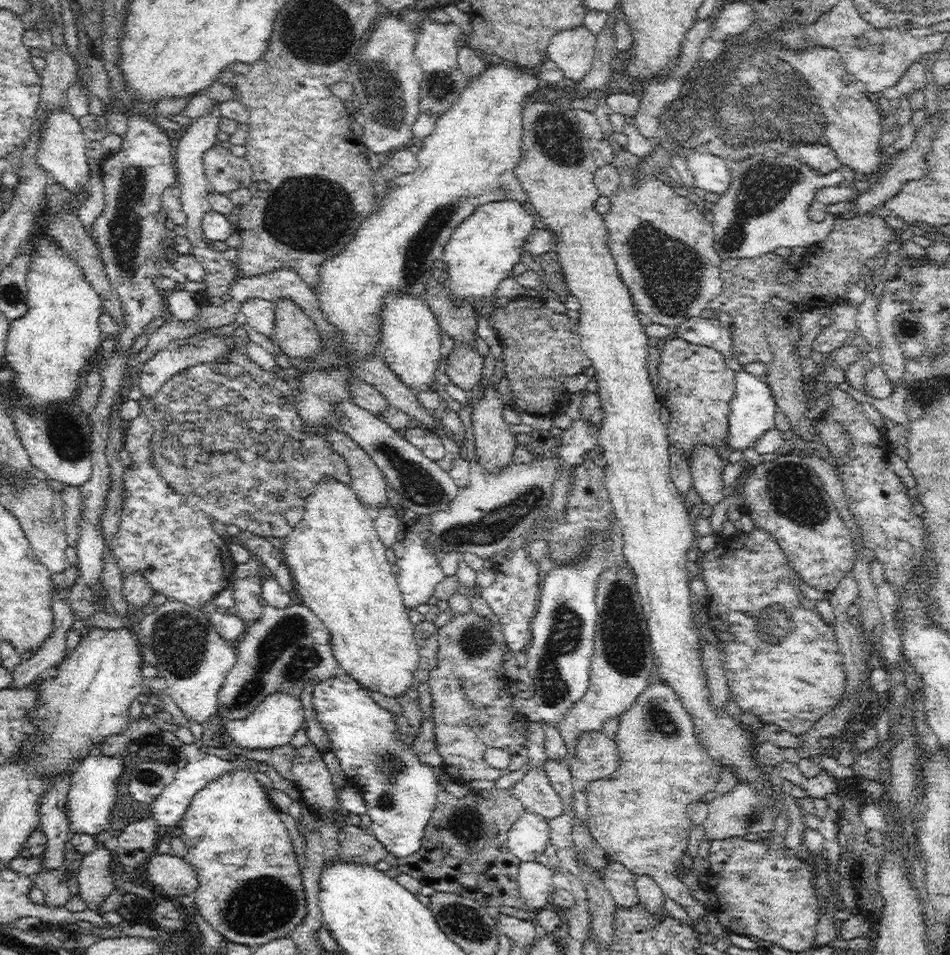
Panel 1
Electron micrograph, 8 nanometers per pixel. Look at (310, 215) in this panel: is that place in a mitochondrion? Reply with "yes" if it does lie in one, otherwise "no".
yes

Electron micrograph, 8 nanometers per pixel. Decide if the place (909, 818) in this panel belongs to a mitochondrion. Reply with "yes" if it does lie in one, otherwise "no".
no

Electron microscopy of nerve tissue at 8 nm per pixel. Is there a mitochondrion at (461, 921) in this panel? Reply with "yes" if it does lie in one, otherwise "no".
yes

